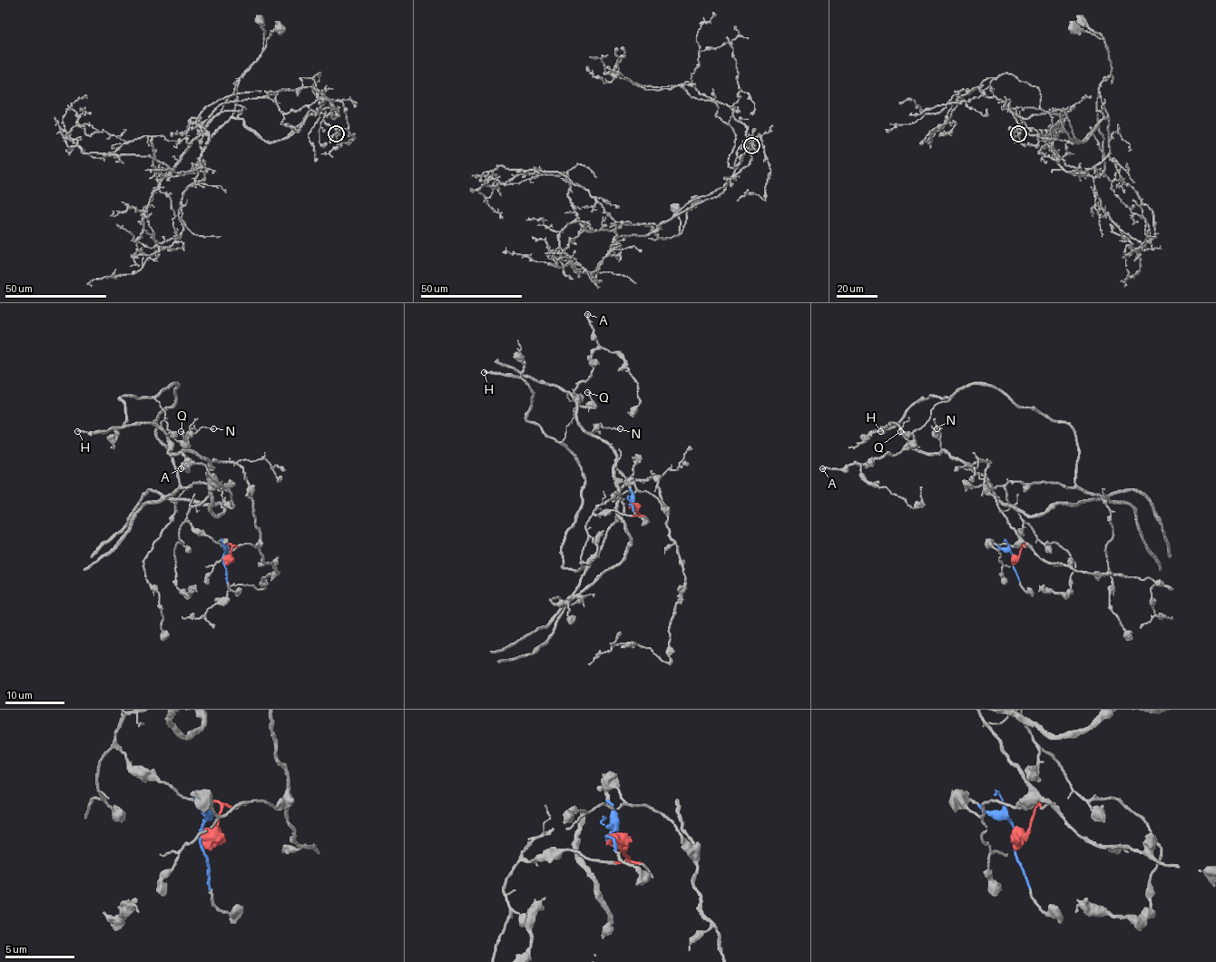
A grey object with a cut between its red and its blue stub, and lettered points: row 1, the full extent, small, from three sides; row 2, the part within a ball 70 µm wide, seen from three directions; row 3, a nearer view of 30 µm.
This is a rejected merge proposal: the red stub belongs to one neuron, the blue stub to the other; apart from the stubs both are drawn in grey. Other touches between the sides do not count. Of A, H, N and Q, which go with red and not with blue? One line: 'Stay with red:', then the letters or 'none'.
Stay with red: H, Q

